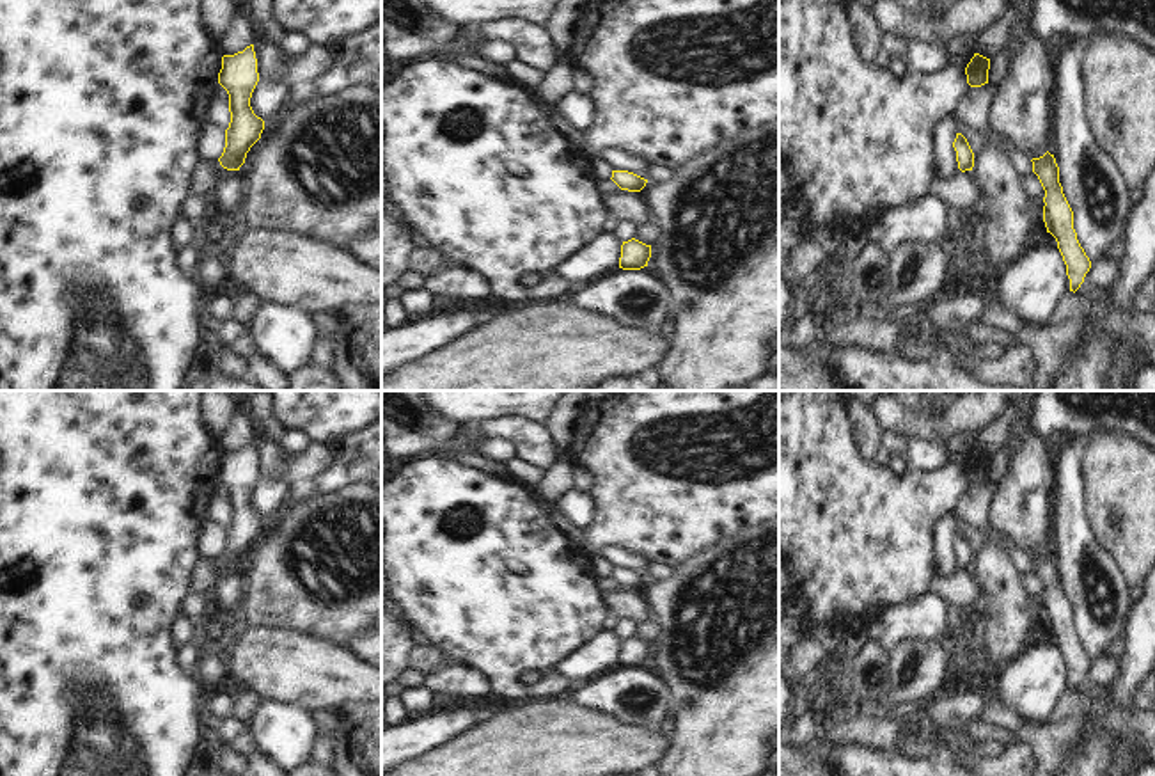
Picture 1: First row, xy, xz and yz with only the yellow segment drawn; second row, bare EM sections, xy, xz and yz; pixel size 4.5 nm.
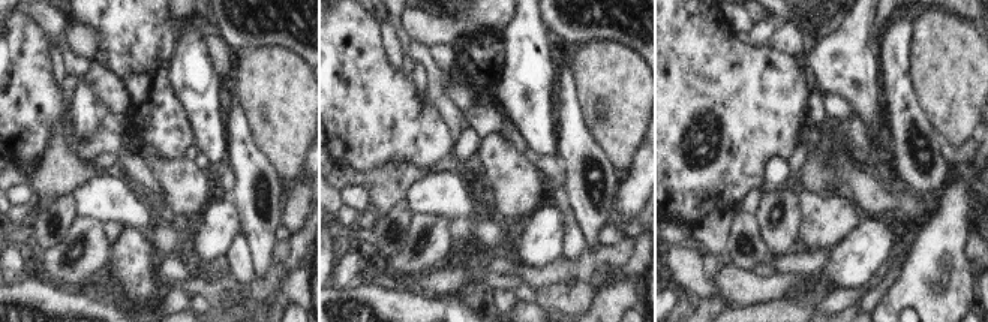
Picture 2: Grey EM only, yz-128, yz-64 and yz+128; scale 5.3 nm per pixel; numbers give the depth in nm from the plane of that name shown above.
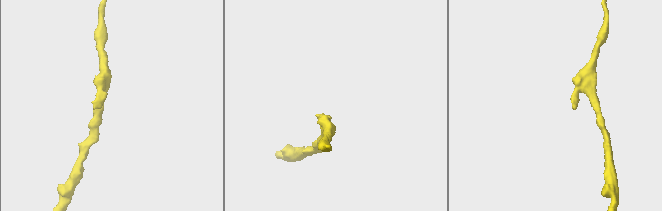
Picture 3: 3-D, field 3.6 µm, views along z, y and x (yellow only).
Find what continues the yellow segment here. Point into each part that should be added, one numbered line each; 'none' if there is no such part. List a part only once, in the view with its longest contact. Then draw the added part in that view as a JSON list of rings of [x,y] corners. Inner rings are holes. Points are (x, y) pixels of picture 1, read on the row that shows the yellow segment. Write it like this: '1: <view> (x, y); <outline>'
none

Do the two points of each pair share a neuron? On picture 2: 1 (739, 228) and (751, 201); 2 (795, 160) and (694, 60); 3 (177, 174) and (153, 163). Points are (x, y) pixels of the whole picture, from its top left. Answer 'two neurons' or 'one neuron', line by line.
1: two neurons
2: two neurons
3: one neuron

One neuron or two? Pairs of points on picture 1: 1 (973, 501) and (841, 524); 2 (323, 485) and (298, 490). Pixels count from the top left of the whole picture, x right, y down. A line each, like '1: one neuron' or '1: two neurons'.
1: two neurons
2: two neurons

